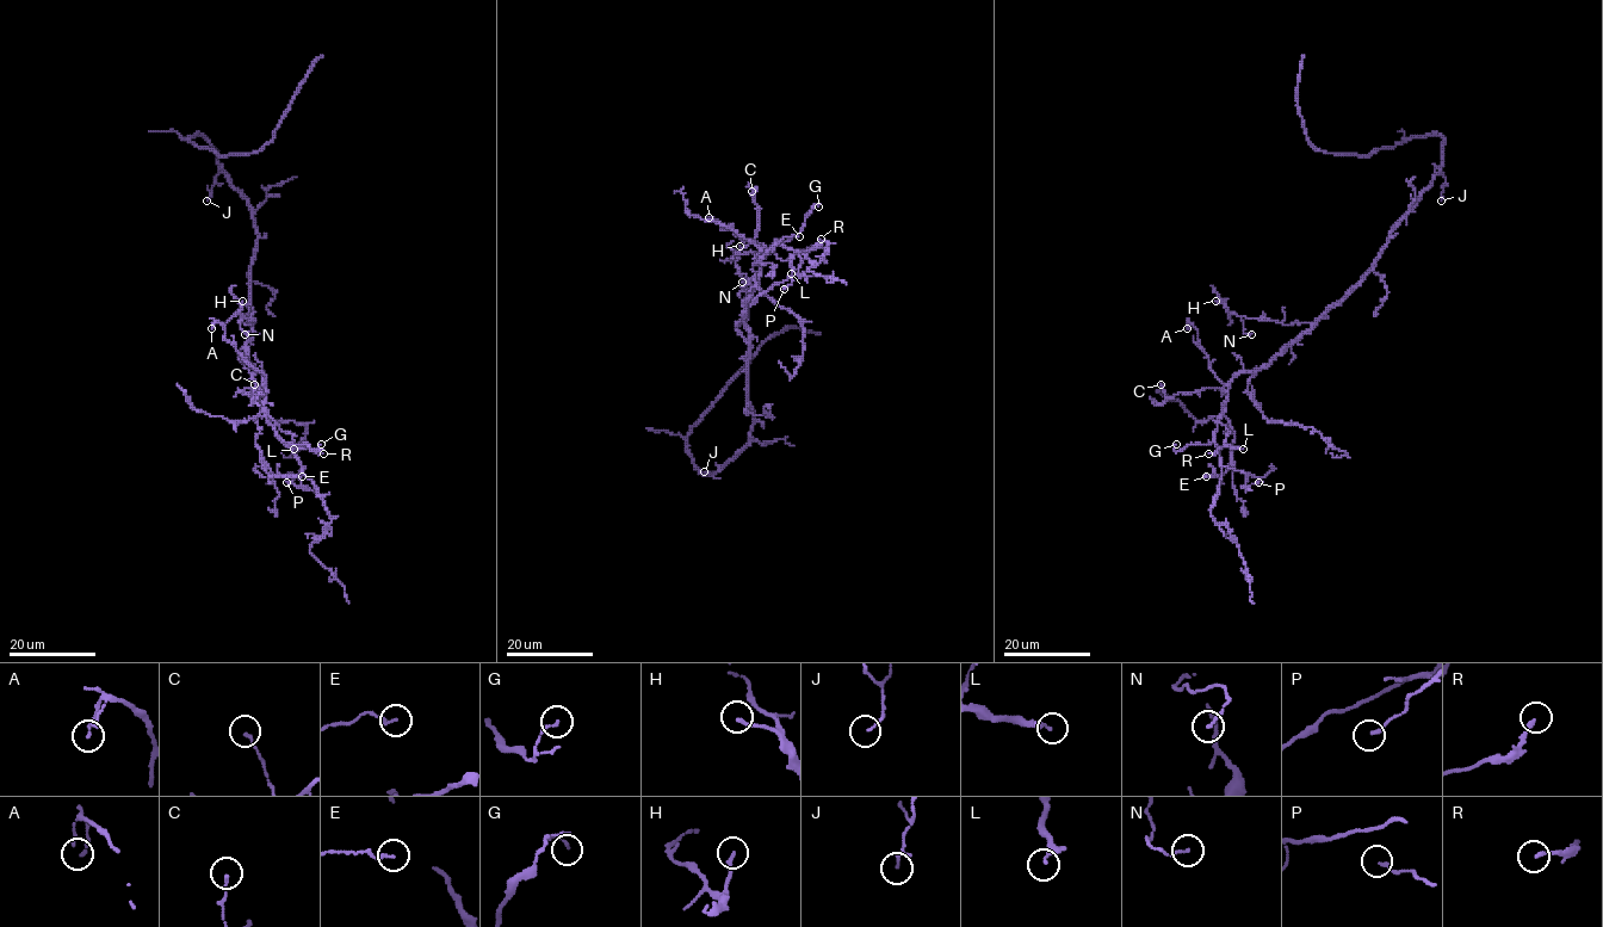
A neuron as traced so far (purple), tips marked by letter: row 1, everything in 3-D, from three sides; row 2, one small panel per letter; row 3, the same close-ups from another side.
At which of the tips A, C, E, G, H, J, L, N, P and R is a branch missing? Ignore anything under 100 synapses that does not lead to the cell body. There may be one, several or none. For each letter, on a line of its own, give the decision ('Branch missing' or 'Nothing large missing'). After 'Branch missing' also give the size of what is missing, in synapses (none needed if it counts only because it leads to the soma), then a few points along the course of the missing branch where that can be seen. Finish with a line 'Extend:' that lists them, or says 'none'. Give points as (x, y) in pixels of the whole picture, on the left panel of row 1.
A: Nothing large missing
C: Nothing large missing
E: Nothing large missing
G: Nothing large missing
H: Nothing large missing
J: Nothing large missing
L: Nothing large missing
N: Nothing large missing
P: Nothing large missing
R: Nothing large missing
Extend: none

